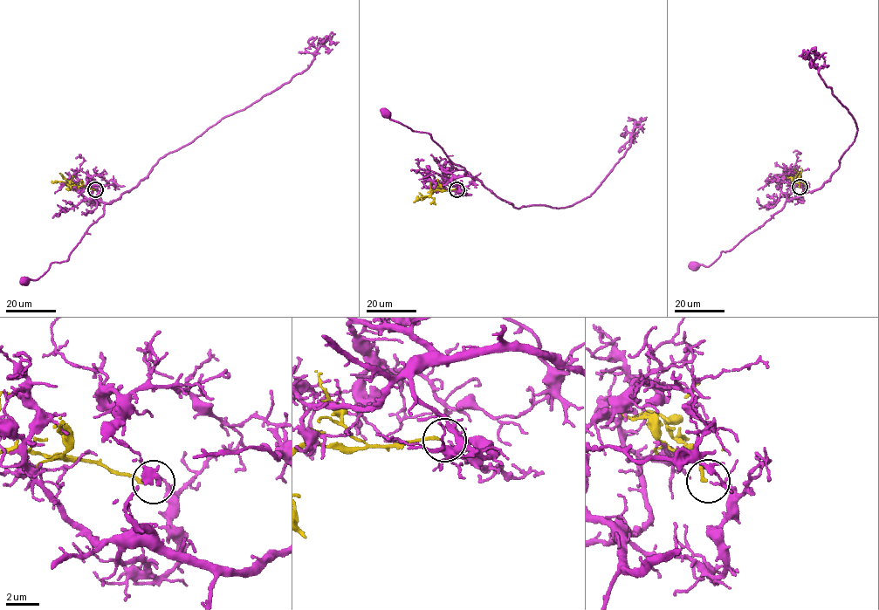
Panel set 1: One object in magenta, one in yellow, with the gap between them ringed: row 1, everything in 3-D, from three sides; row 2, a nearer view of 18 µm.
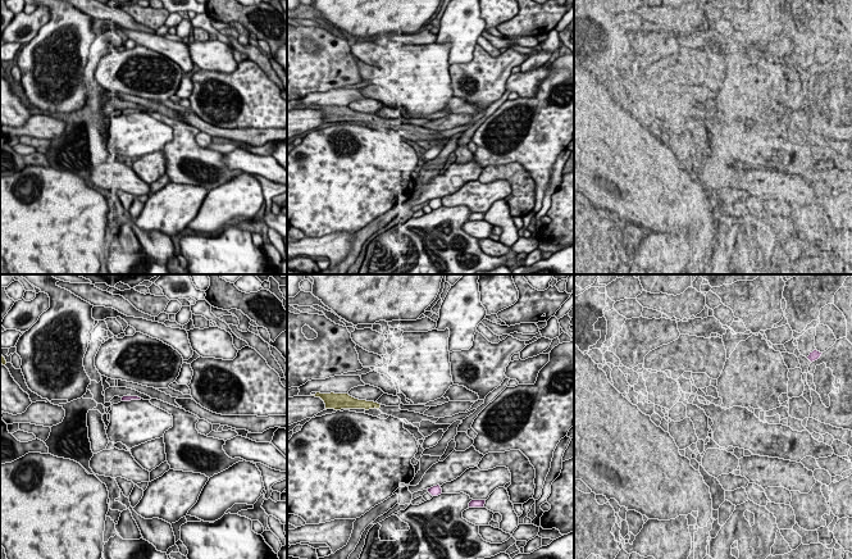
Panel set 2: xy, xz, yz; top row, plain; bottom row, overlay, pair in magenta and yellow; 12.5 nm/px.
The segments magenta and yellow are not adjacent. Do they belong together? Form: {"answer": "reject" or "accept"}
{"answer": "reject"}

